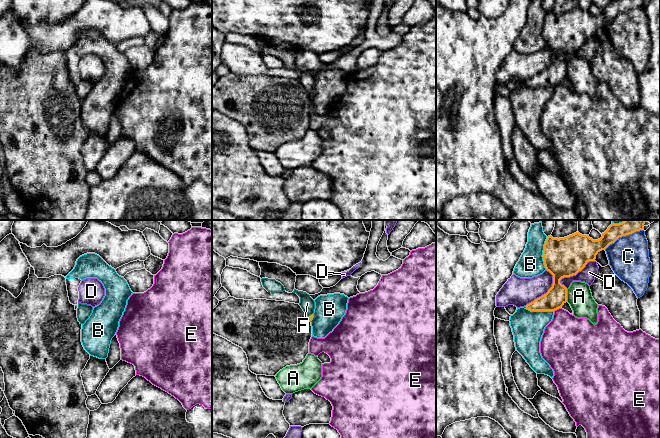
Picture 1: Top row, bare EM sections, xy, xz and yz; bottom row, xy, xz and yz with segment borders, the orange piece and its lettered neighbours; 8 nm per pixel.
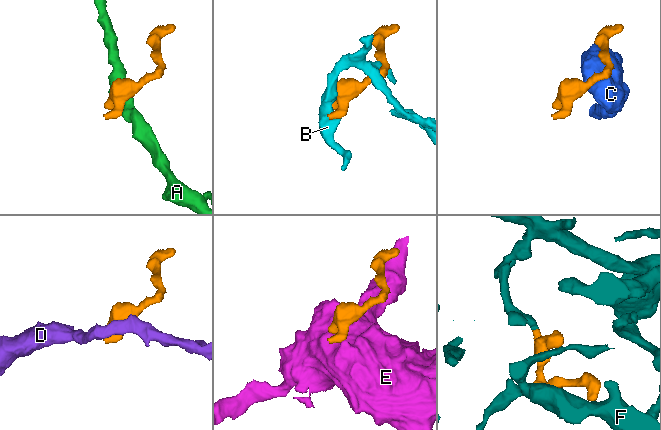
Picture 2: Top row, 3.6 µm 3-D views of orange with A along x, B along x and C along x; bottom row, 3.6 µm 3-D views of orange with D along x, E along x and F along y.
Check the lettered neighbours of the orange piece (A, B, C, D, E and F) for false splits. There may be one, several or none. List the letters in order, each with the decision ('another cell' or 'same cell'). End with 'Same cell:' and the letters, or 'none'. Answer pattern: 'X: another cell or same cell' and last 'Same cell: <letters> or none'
A: another cell
B: another cell
C: another cell
D: another cell
E: another cell
F: same cell
Same cell: F

